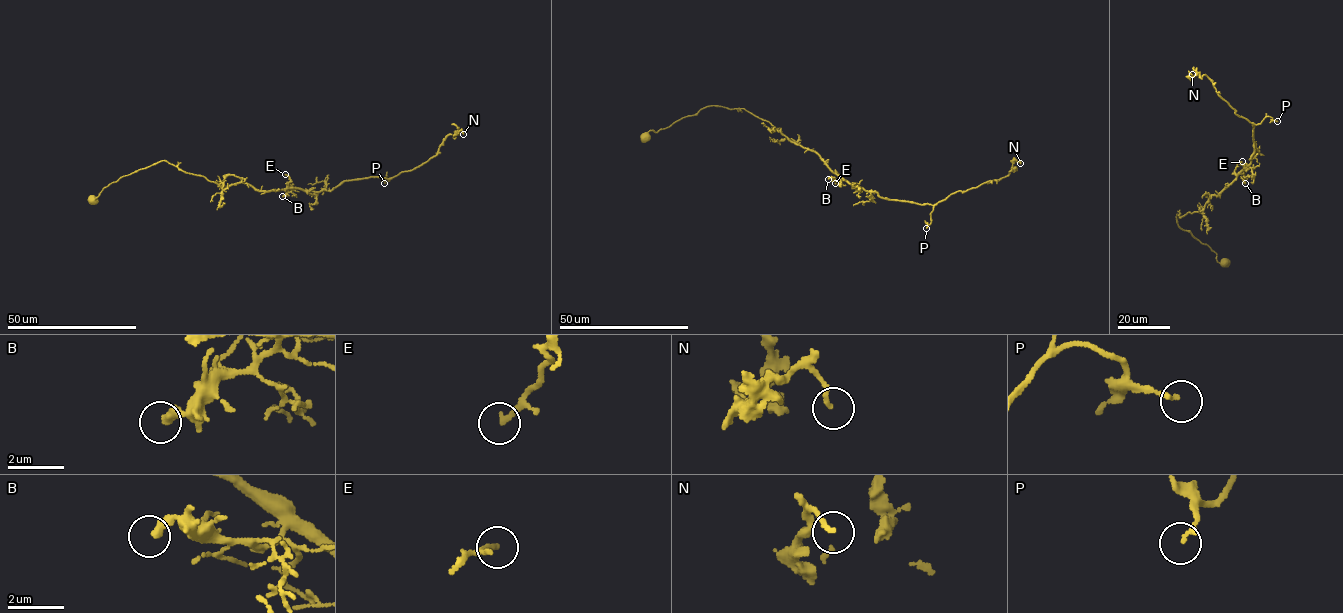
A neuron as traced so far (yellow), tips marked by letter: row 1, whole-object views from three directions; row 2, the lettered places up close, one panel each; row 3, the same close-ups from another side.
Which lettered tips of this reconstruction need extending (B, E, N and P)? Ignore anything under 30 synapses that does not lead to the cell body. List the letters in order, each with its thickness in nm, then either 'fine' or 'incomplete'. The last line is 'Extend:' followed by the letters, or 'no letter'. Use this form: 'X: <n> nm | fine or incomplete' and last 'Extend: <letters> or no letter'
B: 320 nm | fine
E: 200 nm | fine
N: 160 nm | fine
P: 170 nm | fine
Extend: no letter

